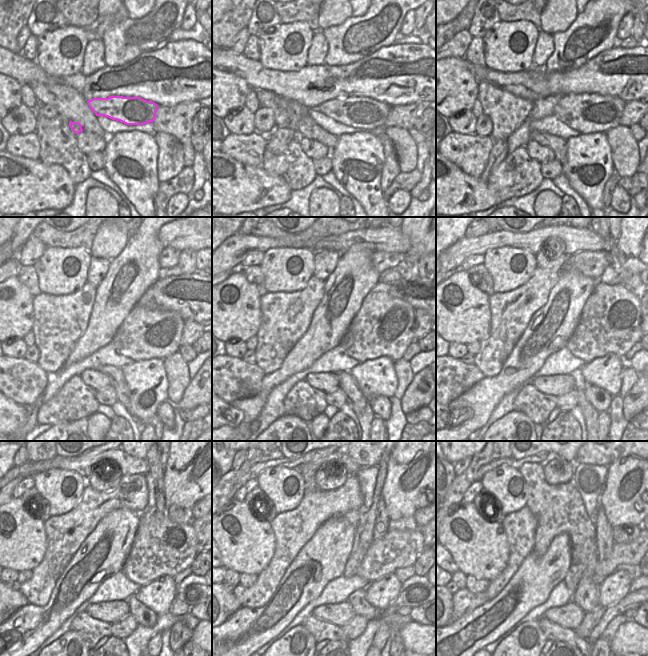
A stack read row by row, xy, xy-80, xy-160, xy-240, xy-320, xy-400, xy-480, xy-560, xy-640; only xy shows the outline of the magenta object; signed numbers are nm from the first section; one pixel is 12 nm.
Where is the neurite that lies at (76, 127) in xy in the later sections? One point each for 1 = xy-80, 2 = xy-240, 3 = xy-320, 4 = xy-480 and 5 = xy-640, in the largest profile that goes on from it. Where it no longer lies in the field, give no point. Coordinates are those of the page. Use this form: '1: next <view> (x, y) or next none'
1: next xy-80 (278, 141)
2: next xy-240 (34, 408)
3: next xy-320 (257, 420)
4: next none
5: next none

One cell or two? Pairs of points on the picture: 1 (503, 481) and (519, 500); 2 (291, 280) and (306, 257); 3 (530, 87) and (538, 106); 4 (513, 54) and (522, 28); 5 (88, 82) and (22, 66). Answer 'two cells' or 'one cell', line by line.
1: one cell
2: one cell
3: two cells
4: one cell
5: one cell

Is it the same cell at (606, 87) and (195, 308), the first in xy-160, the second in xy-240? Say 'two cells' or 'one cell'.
one cell

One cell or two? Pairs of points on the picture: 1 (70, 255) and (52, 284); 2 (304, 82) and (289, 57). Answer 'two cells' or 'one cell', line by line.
1: one cell
2: two cells

